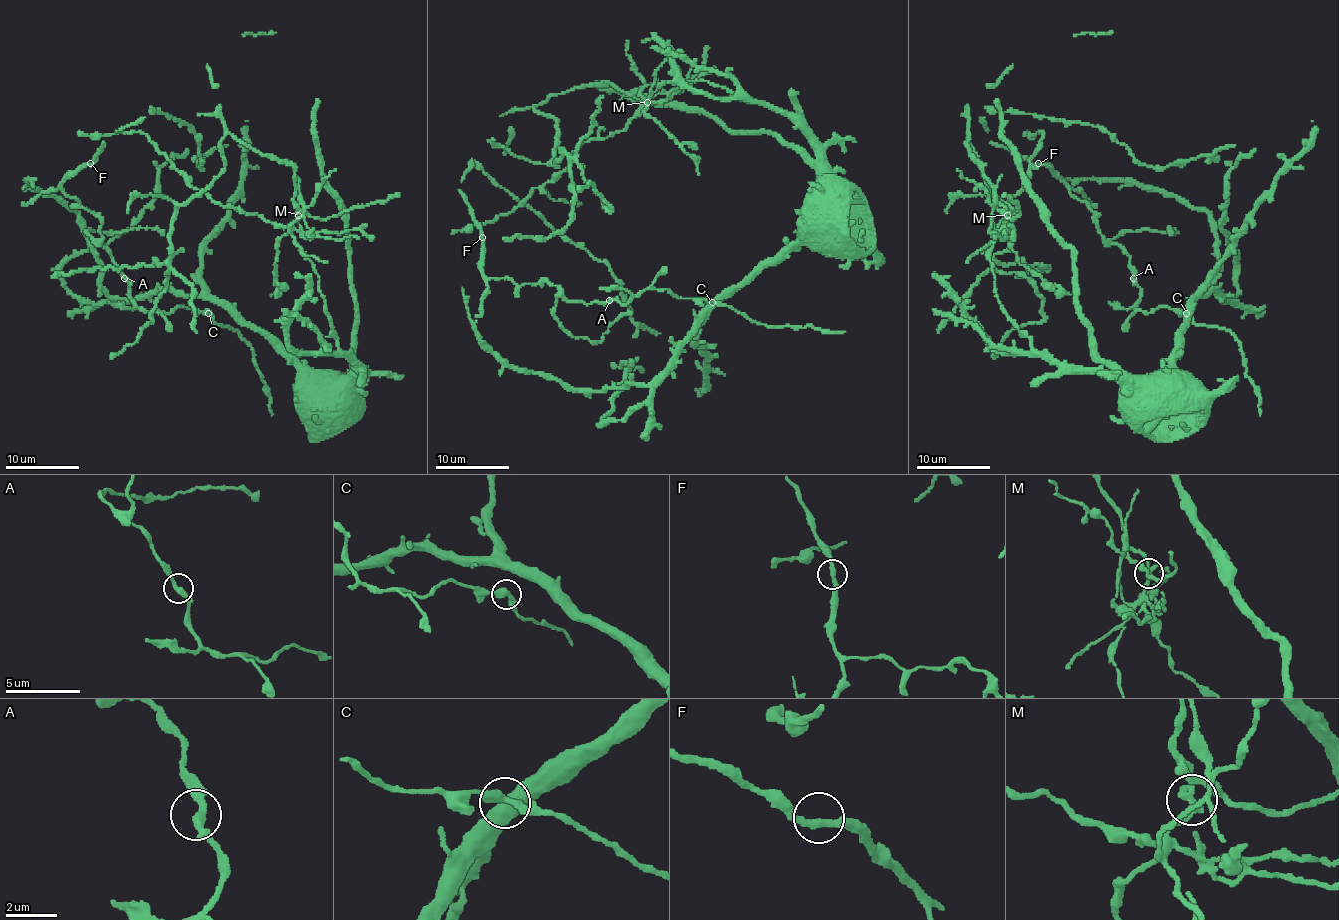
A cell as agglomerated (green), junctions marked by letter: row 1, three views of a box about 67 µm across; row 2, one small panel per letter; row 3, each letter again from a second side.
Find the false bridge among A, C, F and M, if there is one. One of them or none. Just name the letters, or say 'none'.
M

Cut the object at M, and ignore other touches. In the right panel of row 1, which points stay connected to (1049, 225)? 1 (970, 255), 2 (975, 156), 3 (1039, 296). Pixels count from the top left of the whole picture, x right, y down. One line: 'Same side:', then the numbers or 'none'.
Same side: 2, 3

